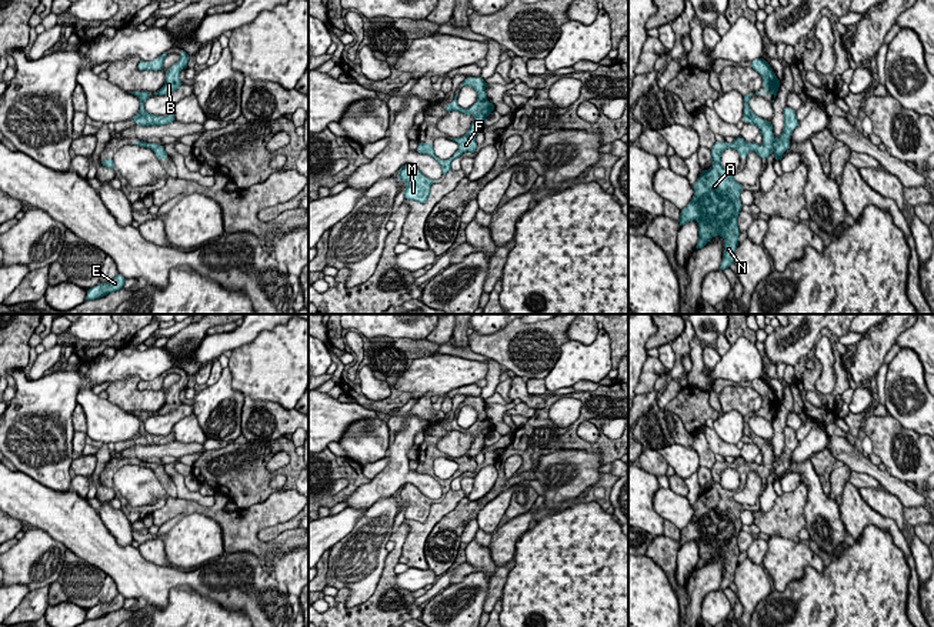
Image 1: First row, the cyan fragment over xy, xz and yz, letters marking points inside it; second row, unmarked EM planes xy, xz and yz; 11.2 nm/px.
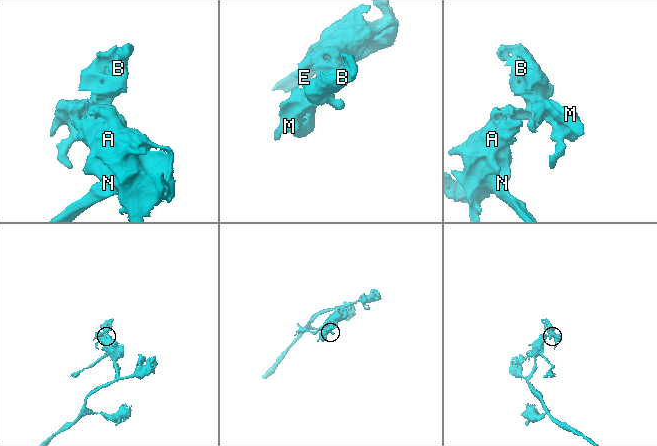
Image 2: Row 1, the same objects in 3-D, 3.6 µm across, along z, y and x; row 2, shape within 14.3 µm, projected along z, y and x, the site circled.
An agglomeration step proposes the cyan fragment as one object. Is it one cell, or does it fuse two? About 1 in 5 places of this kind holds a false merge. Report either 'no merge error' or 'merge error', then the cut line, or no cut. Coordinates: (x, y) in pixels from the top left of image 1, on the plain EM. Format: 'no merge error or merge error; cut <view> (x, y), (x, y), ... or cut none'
no merge error; cut none

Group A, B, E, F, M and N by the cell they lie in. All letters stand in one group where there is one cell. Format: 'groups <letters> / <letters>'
groups A B E F M N

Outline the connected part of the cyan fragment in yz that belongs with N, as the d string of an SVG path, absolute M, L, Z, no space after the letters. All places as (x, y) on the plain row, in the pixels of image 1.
M753 413L744 416L744 434L747 443L755 444L763 454L763 463L748 463L741 456L733 463L715 461L711 467L713 486L703 490L693 504L694 516L680 533L680 546L696 540L698 543L698 561L696 568L703 568L713 557L724 558L724 574L720 588L728 588L734 583L734 573L738 566L738 534L741 531L740 513L743 504L734 500L735 491L721 486L721 473L725 468L735 468L744 478L750 471L755 471L761 478L775 474L775 480L783 478L783 473L790 467L790 456L798 446L795 430L784 428L784 448L777 458L773 444L758 437L748 426Z

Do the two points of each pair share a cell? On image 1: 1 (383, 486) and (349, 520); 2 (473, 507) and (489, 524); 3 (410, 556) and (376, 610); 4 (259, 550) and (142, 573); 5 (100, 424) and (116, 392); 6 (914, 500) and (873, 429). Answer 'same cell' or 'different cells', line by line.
1: different cells
2: different cells
3: different cells
4: different cells
5: different cells
6: different cells

